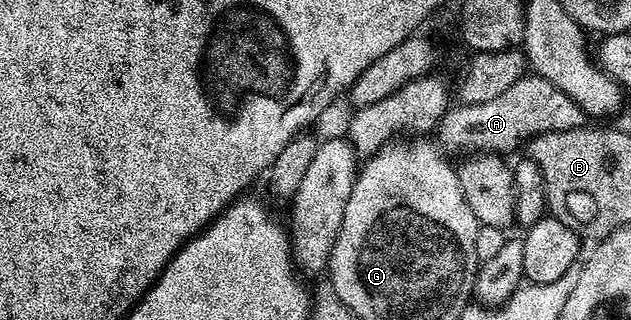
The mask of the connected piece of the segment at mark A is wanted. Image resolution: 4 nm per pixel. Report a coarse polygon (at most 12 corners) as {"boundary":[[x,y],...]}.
{"boundary":[[530,73],[503,96],[454,105],[435,134],[505,156],[587,115]]}

